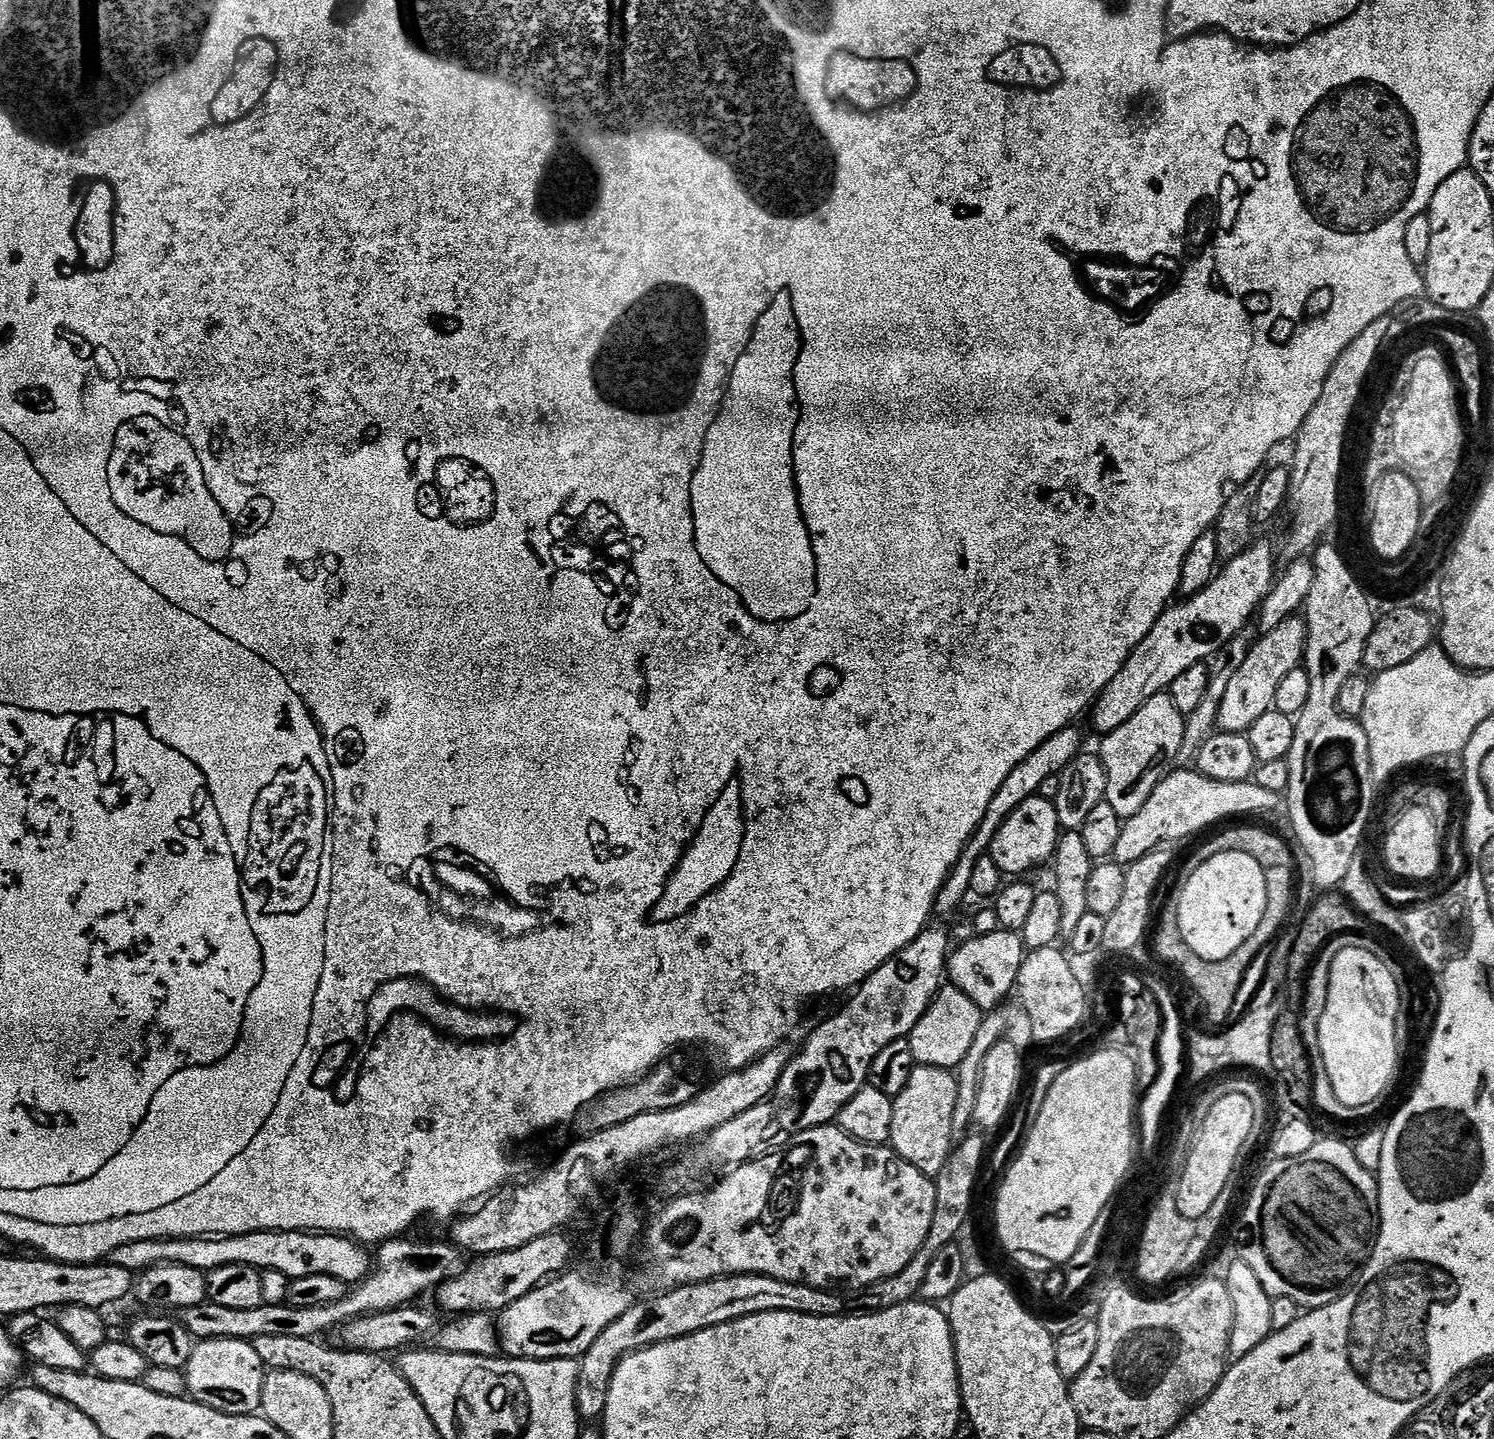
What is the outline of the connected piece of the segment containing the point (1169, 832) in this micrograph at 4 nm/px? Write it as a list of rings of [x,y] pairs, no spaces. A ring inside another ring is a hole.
[[[1195,770],[1169,771],[1158,782],[1154,794],[1146,798],[1146,806],[1138,810],[1128,820],[1123,821],[1121,834],[1111,855],[1115,863],[1127,866],[1138,862],[1138,858],[1151,856],[1153,852],[1168,846],[1171,840],[1184,840],[1219,820],[1236,818],[1256,818],[1259,812],[1272,812],[1281,807],[1281,793],[1262,790],[1255,782],[1214,782]],[[1252,815],[1252,816],[1248,816]]]

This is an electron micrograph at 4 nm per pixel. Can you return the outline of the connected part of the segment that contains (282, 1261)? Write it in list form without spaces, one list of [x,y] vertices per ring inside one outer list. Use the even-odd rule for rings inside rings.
[[[251,1232],[236,1236],[212,1238],[212,1260],[208,1260],[208,1238],[193,1236],[186,1240],[143,1240],[123,1244],[106,1257],[107,1263],[122,1266],[133,1274],[144,1272],[148,1268],[162,1264],[181,1264],[201,1270],[212,1271],[228,1265],[250,1266],[263,1271],[278,1271],[291,1282],[298,1278],[310,1278],[310,1274],[330,1274],[330,1278],[338,1278],[343,1284],[355,1286],[367,1277],[374,1263],[368,1256],[369,1249],[349,1236],[338,1236],[335,1232]]]

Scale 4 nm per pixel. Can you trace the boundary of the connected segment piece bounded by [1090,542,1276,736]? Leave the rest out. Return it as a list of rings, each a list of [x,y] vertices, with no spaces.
[[[1256,542],[1225,564],[1228,565],[1225,568],[1223,565],[1200,592],[1181,599],[1181,604],[1173,603],[1165,608],[1150,634],[1138,642],[1118,674],[1110,678],[1090,710],[1092,724],[1099,735],[1108,735],[1128,722],[1150,698],[1159,692],[1168,692],[1174,678],[1190,670],[1190,666],[1208,662],[1224,644],[1245,631],[1244,623],[1257,613],[1272,589],[1276,560],[1270,545]]]

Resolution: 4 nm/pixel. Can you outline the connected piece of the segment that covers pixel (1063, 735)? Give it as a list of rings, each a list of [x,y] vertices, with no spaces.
[[[1076,726],[1066,727],[1062,731],[1055,732],[1042,746],[1038,746],[1036,750],[1027,755],[1026,758],[1010,772],[1009,777],[1006,778],[1006,781],[1002,782],[1002,786],[998,788],[998,793],[991,799],[982,821],[975,830],[975,834],[972,835],[972,839],[970,839],[967,846],[964,847],[958,861],[952,867],[947,880],[937,893],[933,907],[937,915],[939,913],[948,914],[954,911],[965,898],[969,897],[971,871],[974,870],[974,865],[978,858],[987,855],[990,842],[993,841],[995,834],[997,834],[1001,828],[1002,822],[1004,822],[1010,813],[1013,813],[1026,798],[1035,795],[1046,778],[1060,773],[1074,757],[1080,754],[1083,746],[1082,734],[1076,729]]]

